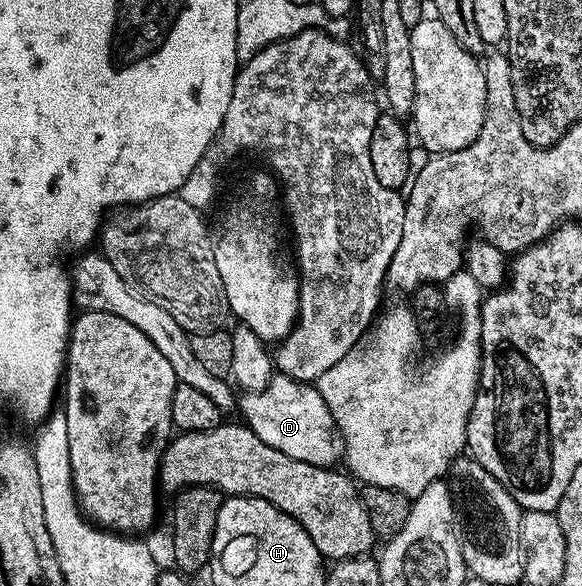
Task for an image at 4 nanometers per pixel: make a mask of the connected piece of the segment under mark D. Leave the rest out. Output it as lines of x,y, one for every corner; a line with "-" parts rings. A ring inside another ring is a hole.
283,374
273,375
264,389
257,392
245,391
238,400
238,412
241,412
243,423
266,446
282,450
298,462
310,462
319,468
335,465
338,460
338,433
332,421
330,410
317,390
315,383
295,380

